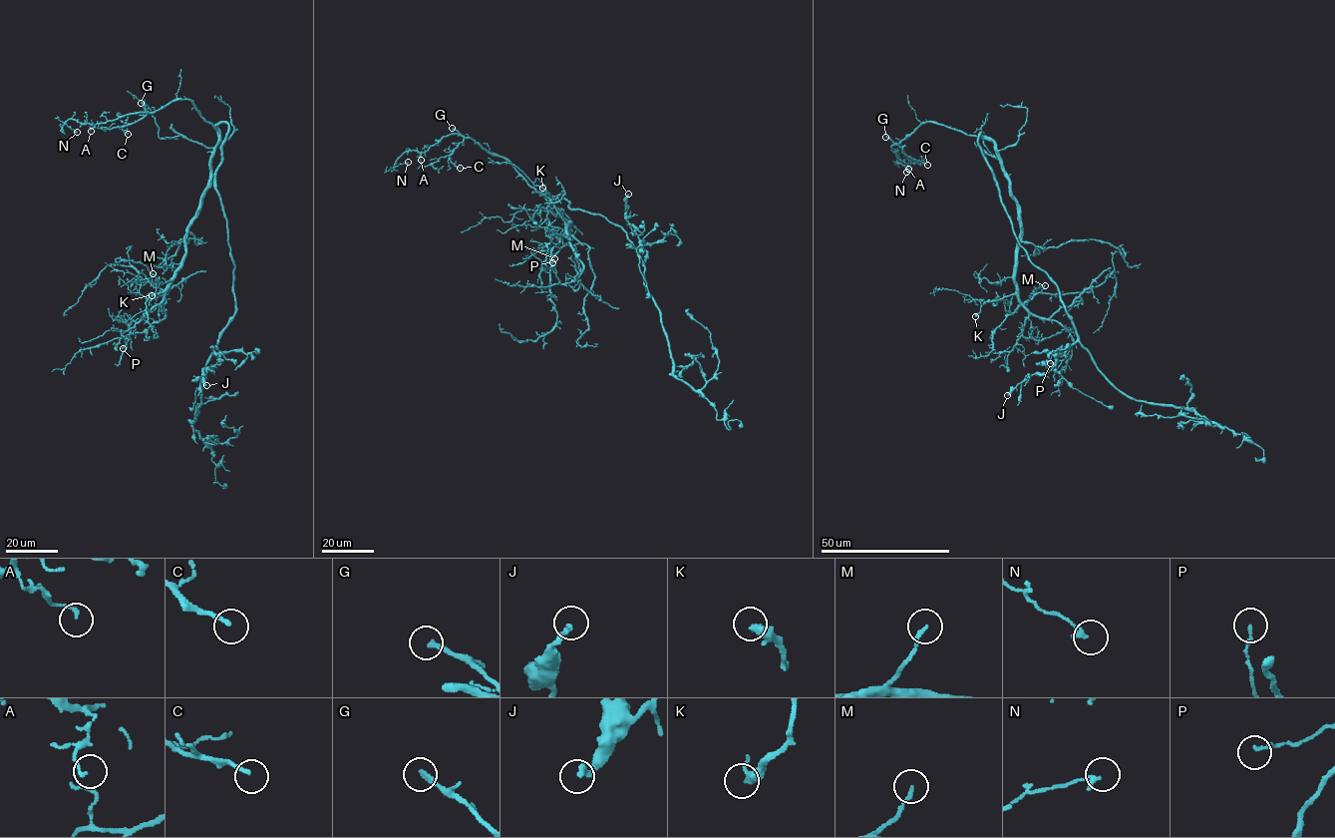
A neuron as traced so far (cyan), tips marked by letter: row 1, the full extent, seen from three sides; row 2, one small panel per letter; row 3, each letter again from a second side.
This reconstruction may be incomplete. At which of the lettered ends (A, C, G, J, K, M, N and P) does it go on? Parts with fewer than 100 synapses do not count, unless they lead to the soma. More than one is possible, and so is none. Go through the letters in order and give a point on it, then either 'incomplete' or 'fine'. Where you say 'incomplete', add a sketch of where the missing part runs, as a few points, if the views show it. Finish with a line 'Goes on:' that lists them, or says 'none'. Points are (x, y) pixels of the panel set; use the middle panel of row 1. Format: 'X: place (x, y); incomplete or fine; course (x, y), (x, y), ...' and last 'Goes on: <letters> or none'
A: place (421, 160); fine
C: place (460, 168); fine
G: place (452, 128); incomplete; course (452, 128), (424, 132), (408, 141), (411, 138), (417, 141)
J: place (628, 194); fine
K: place (542, 188); fine
M: place (554, 258); fine
N: place (408, 162); fine
P: place (552, 262); fine
Goes on: G

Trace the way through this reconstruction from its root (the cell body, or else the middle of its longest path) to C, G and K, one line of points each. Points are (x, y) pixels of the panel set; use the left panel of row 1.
C: (215, 177), (228, 125), (204, 120), (190, 100), (171, 101), (124, 125), (128, 134)
G: (215, 177), (228, 125), (204, 120), (190, 100), (171, 101), (153, 112), (147, 112), (141, 103)
K: (215, 177), (225, 123), (215, 125), (209, 185), (187, 228), (181, 266), (152, 295)

